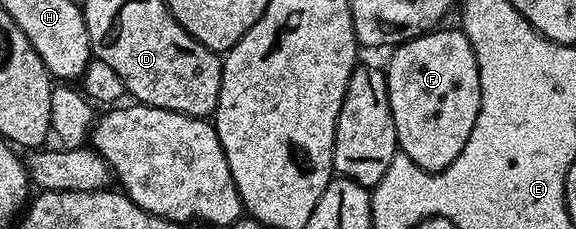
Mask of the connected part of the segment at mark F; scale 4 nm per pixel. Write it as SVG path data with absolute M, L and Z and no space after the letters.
M454 29L454 31L442 30L428 31L414 39L407 39L406 42L398 44L397 47L389 52L390 64L385 64L384 67L386 84L388 85L388 101L392 105L392 121L396 125L398 150L404 152L410 158L411 163L415 163L417 167L425 171L443 171L445 167L452 165L452 161L456 161L456 157L460 157L464 145L468 145L468 137L472 137L472 125L476 125L476 117L482 108L480 105L480 69L476 61L476 53L472 49L468 37L460 29Z

